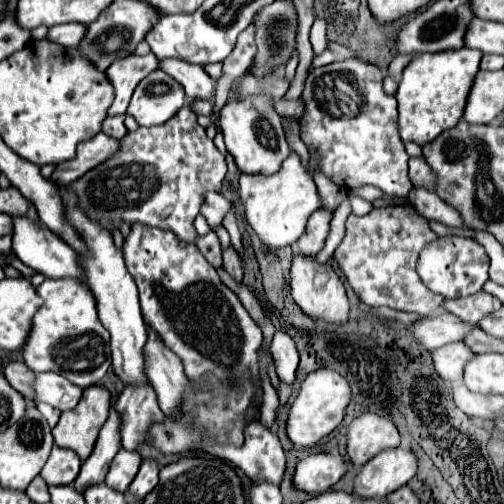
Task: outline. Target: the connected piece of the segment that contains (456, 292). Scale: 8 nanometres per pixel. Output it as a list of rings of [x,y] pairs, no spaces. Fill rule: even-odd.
[[[439,237],[431,241],[417,259],[417,273],[421,281],[437,295],[445,299],[459,299],[481,291],[483,283],[489,279],[489,255],[473,237]]]

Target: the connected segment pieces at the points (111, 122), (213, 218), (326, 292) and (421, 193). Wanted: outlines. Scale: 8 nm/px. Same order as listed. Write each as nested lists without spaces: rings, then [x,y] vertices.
[[[115,115],[115,117],[107,117],[103,121],[103,133],[107,133],[109,137],[121,139],[127,135],[127,127],[125,127],[125,115]]]
[[[207,193],[201,205],[201,215],[205,215],[211,229],[215,229],[217,225],[223,223],[223,217],[229,211],[229,207],[231,207],[231,201],[227,201],[221,193]]]
[[[293,253],[291,261],[291,295],[303,313],[315,319],[325,319],[329,323],[345,323],[349,315],[349,299],[345,295],[345,287],[331,265],[319,265],[315,257],[303,257]]]
[[[413,189],[409,193],[409,201],[415,207],[415,211],[419,215],[425,215],[427,219],[435,219],[451,227],[463,227],[459,213],[451,209],[447,203],[443,203],[435,193],[427,193],[425,189]]]

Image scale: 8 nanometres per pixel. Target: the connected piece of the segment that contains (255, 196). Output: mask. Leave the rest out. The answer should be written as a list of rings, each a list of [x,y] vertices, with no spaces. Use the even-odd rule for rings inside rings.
[[[295,151],[287,155],[281,169],[273,175],[243,173],[239,179],[239,197],[245,205],[247,223],[269,249],[293,245],[303,235],[309,215],[321,207],[313,177],[309,175],[307,167],[303,167],[301,157]]]

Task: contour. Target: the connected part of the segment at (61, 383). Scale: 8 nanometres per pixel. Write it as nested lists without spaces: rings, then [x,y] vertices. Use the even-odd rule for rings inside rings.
[[[37,373],[33,389],[37,393],[39,403],[45,401],[61,411],[75,409],[75,405],[83,395],[83,389],[79,389],[77,385],[71,385],[71,381],[67,381],[59,373]]]

